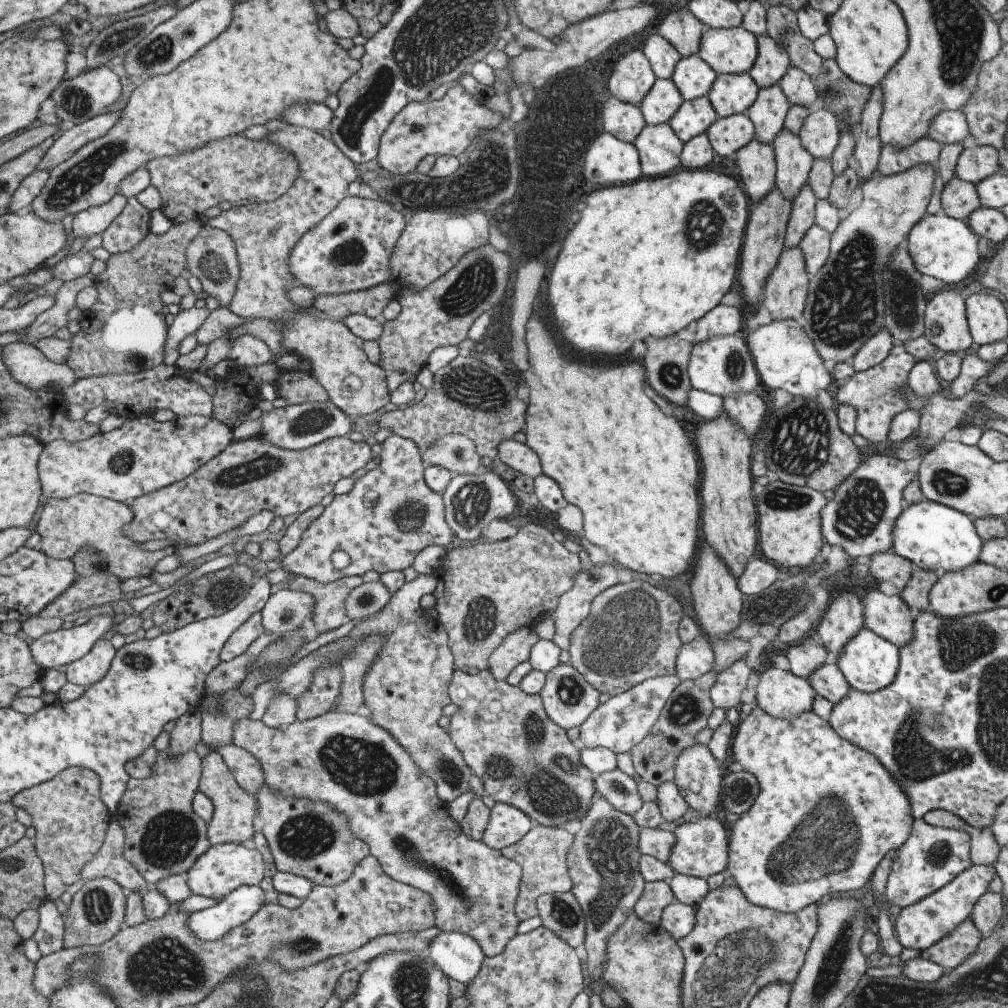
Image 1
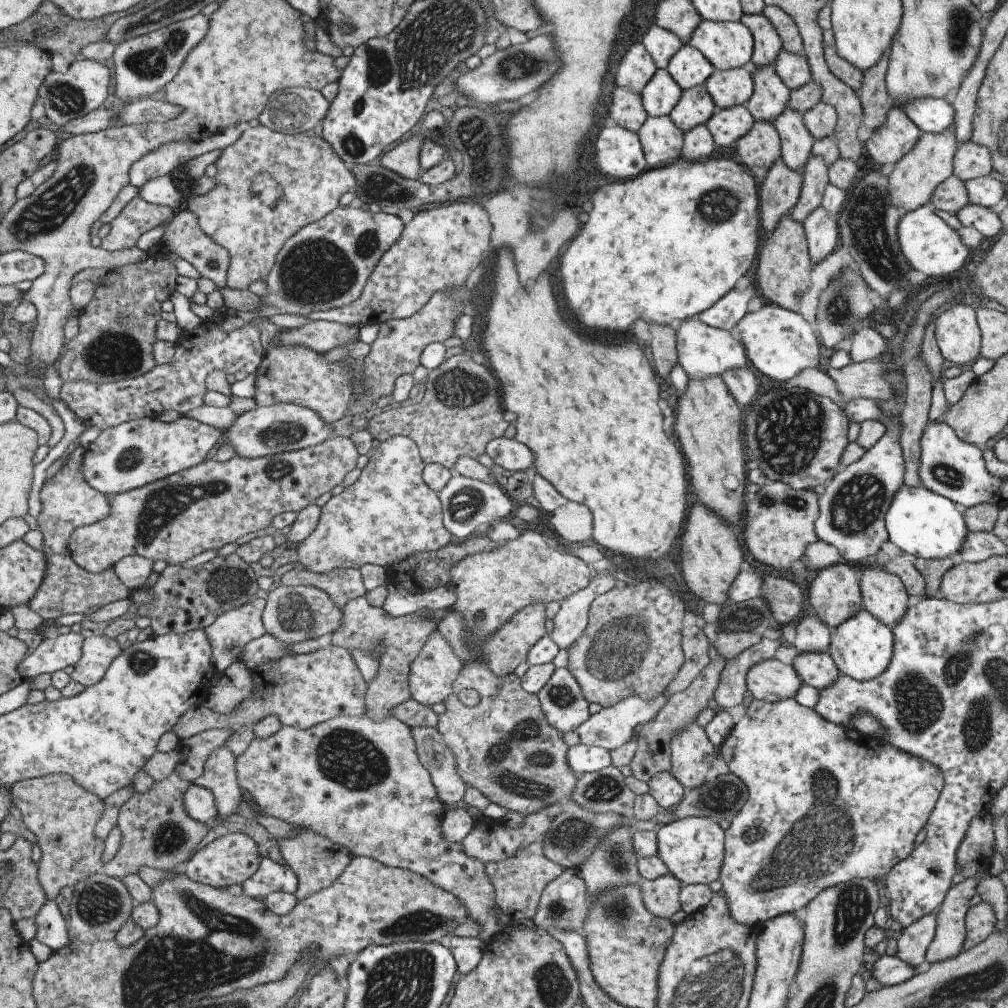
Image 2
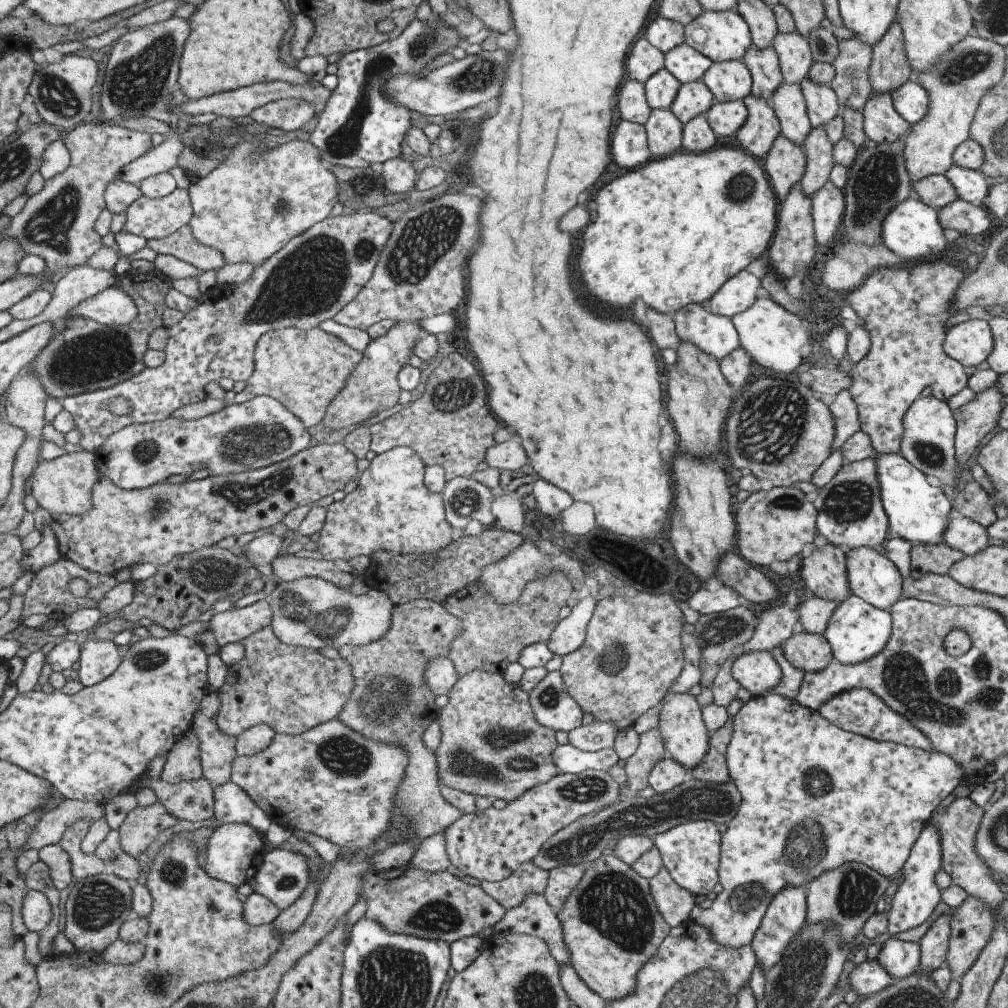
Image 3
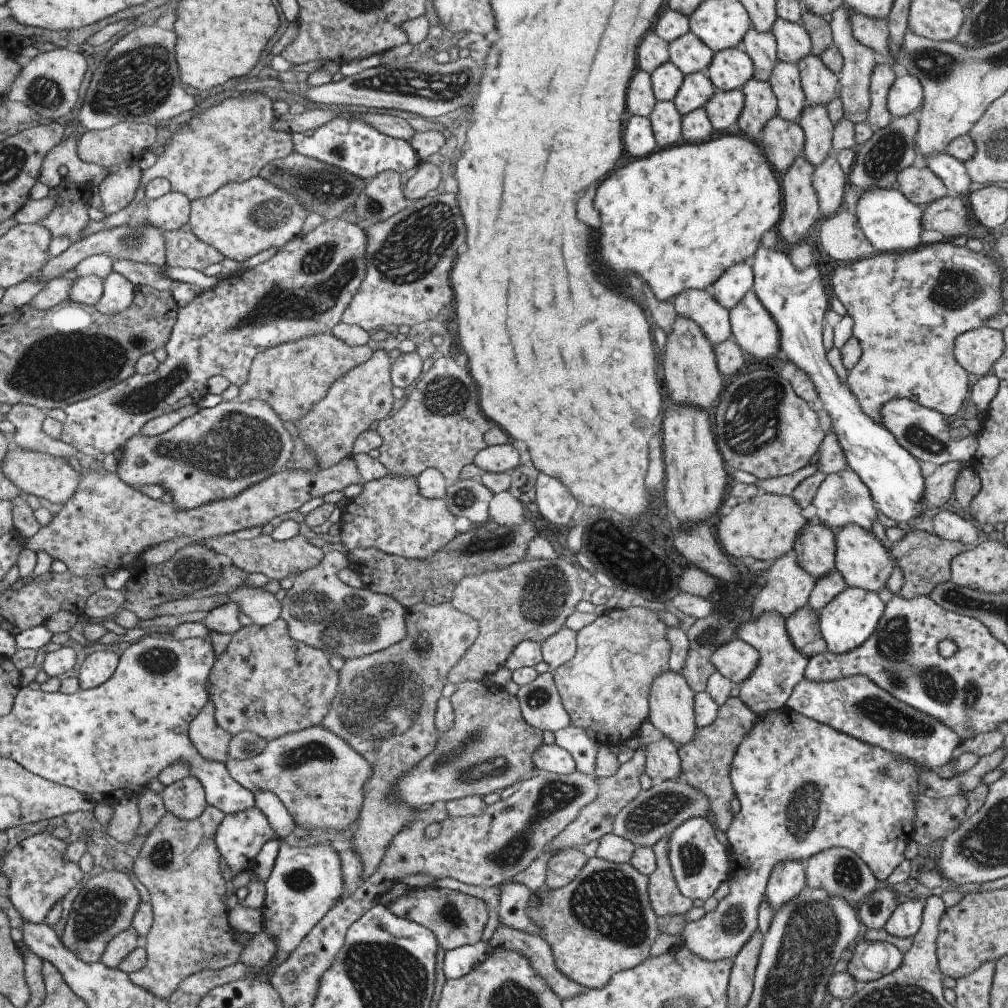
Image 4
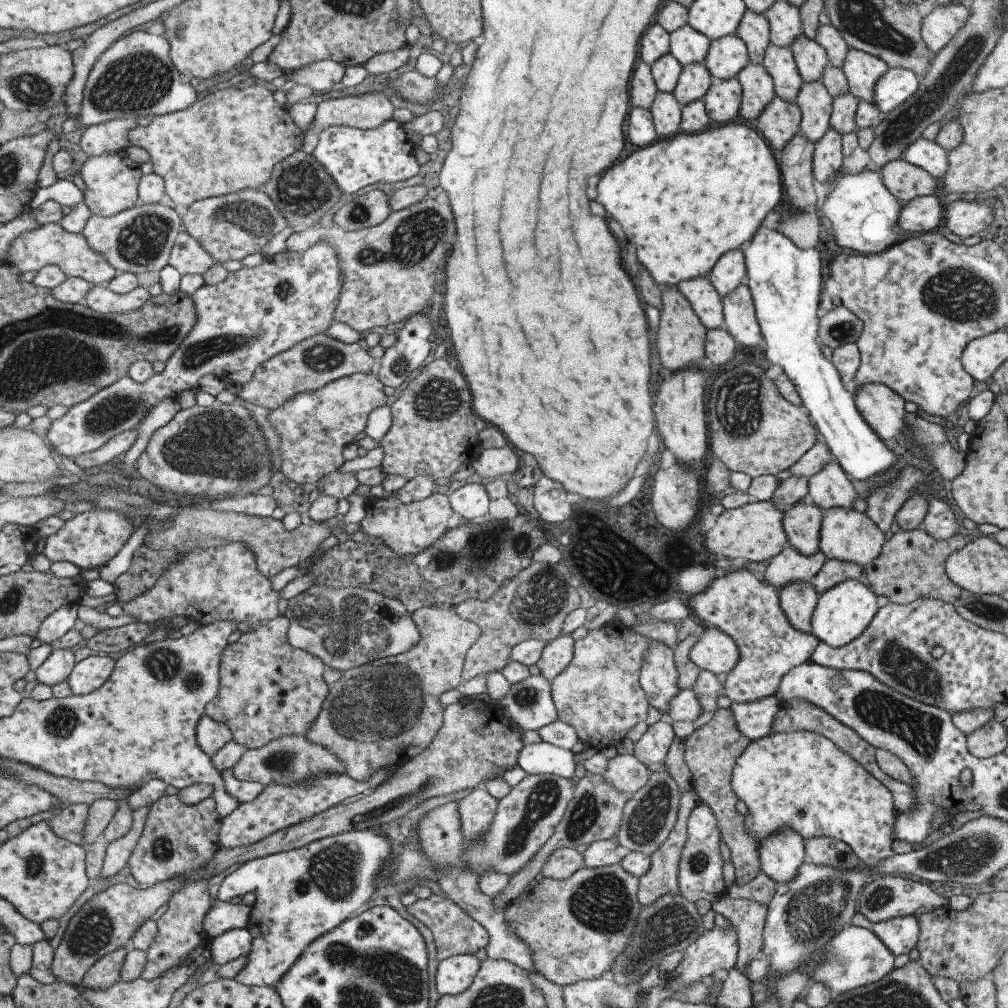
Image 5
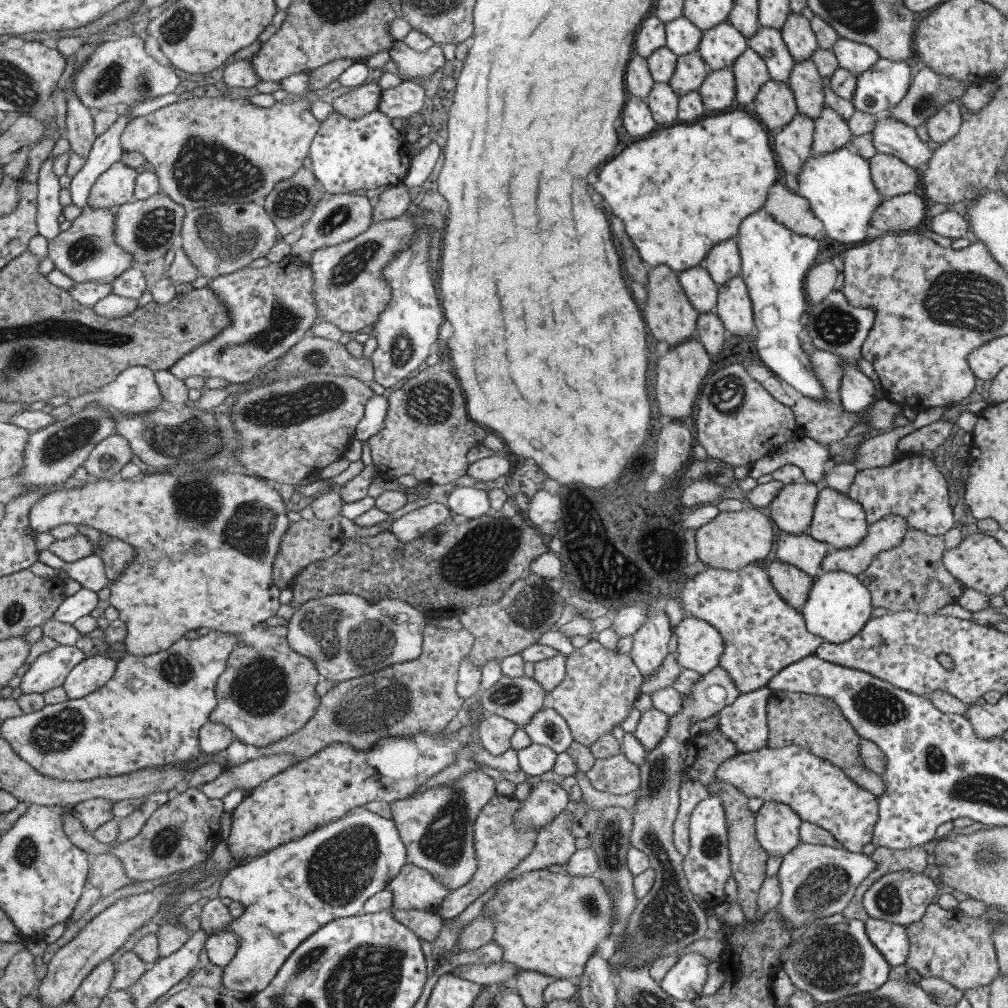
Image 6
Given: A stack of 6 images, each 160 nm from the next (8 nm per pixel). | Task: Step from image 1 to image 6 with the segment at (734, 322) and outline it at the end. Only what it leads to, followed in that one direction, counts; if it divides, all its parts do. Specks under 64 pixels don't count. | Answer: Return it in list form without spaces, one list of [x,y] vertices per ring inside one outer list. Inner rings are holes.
[[[734,239],[719,241],[707,251],[700,265],[707,270],[711,280],[718,287],[733,278],[740,269],[738,248]]]

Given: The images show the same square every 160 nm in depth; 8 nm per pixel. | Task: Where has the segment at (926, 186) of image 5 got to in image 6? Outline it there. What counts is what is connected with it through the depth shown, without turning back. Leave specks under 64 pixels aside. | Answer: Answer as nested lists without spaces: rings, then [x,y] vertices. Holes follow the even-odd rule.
[[[875,153],[868,160],[870,177],[875,190],[881,198],[913,193],[919,173],[896,156]]]

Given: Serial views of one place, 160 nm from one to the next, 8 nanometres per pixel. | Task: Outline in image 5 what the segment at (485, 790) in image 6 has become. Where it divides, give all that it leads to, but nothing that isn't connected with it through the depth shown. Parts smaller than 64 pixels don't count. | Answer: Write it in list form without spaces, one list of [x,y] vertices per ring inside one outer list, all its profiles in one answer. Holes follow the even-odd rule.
[[[457,801],[447,802],[439,807],[433,808],[423,814],[417,822],[416,842],[420,845],[420,850],[428,860],[434,865],[434,872],[440,873],[436,878],[439,888],[447,894],[449,900],[455,903],[473,921],[478,922],[488,934],[486,946],[487,958],[493,960],[503,959],[521,968],[523,972],[534,970],[530,950],[524,942],[521,942],[516,934],[506,925],[503,911],[495,909],[490,898],[485,896],[478,889],[478,877],[472,873],[471,869],[466,869],[462,853],[464,852],[464,836],[460,831],[460,816],[457,810]]]

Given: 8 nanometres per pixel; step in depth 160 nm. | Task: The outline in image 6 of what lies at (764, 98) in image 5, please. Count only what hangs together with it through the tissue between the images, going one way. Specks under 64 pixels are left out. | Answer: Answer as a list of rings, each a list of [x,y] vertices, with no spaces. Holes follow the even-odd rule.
[[[747,47],[729,67],[735,81],[735,100],[741,106],[747,106],[760,86],[770,78],[764,60]]]

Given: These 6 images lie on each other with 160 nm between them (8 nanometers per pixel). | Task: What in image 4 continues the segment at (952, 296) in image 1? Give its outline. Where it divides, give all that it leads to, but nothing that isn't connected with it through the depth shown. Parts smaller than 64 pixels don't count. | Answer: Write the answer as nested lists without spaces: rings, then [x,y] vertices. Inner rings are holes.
[[[983,326],[955,337],[953,354],[959,366],[969,374],[985,376],[1001,356],[1005,343],[1001,331]]]

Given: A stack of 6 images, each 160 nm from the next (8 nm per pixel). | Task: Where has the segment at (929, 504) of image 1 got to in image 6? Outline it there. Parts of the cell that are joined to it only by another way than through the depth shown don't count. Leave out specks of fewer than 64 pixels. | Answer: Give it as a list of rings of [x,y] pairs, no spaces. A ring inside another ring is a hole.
[[[764,207],[743,218],[734,240],[740,258],[738,275],[745,283],[757,330],[757,336],[753,338],[756,360],[804,397],[816,401],[826,399],[829,395],[822,389],[797,339],[797,333],[802,329],[800,318],[808,306],[803,280],[817,256],[817,240],[795,234],[767,214]]]

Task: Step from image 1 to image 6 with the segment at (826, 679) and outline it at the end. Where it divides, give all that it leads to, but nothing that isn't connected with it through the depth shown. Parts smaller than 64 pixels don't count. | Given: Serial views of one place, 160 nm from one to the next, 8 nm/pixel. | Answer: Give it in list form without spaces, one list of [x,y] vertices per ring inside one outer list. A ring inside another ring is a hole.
[[[775,558],[765,569],[777,594],[789,606],[800,612],[807,598],[812,578],[795,565],[785,564]]]

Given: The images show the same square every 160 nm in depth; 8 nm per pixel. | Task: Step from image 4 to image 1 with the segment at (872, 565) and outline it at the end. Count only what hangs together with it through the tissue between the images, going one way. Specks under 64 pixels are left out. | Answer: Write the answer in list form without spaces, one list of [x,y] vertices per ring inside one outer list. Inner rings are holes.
[[[872,587],[861,601],[864,625],[868,629],[897,648],[911,640],[913,618],[910,608],[898,594],[888,596]]]

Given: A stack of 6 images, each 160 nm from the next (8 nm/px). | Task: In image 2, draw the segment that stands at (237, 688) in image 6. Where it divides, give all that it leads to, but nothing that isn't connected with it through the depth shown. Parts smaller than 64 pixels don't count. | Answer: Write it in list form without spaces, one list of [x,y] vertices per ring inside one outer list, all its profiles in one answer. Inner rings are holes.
[[[331,644],[311,654],[289,653],[249,670],[254,680],[253,694],[236,711],[220,713],[206,705],[191,709],[171,730],[176,737],[181,740],[203,731],[229,729],[233,734],[226,745],[239,758],[253,742],[255,725],[266,716],[277,715],[285,727],[307,730],[335,717],[356,717],[366,712],[366,680],[350,652]]]

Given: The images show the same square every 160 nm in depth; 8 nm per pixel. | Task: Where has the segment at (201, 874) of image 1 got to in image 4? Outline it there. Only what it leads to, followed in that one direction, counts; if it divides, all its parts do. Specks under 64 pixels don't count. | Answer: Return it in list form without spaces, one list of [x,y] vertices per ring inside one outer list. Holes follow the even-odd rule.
[[[251,807],[239,813],[226,815],[226,820],[223,821],[219,827],[216,843],[224,860],[231,869],[233,881],[235,878],[239,878],[241,874],[252,870],[257,854],[259,854],[259,852],[263,850],[263,846],[265,846],[267,842],[271,842],[271,840],[279,841],[279,836],[277,836],[277,832],[275,832],[275,829],[269,824],[267,815],[263,810]]]

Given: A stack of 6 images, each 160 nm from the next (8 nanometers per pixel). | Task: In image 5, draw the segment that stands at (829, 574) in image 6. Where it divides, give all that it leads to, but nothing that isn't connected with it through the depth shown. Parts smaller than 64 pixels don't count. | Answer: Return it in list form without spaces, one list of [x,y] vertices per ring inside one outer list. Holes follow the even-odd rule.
[[[847,579],[818,594],[810,618],[810,633],[818,641],[839,648],[863,632],[876,613],[875,594],[862,579]]]

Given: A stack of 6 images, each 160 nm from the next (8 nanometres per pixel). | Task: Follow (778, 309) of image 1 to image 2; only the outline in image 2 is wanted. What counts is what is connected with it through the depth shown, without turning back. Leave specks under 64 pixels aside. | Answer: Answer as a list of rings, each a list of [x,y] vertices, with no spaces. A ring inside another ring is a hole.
[[[785,213],[775,228],[765,238],[762,238],[759,246],[754,282],[759,286],[763,301],[775,303],[788,311],[797,312],[798,299],[811,286],[810,270],[812,265],[802,222],[797,222],[790,216],[790,213]]]

